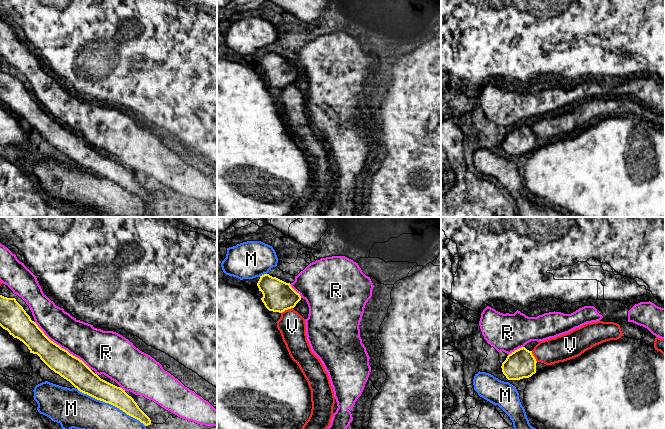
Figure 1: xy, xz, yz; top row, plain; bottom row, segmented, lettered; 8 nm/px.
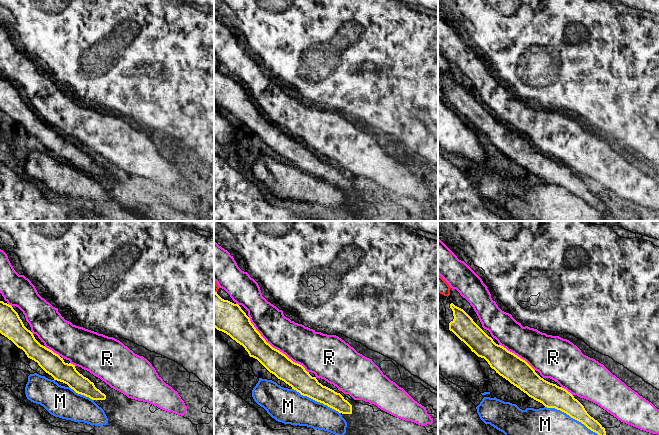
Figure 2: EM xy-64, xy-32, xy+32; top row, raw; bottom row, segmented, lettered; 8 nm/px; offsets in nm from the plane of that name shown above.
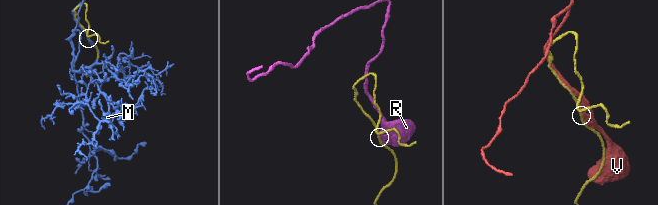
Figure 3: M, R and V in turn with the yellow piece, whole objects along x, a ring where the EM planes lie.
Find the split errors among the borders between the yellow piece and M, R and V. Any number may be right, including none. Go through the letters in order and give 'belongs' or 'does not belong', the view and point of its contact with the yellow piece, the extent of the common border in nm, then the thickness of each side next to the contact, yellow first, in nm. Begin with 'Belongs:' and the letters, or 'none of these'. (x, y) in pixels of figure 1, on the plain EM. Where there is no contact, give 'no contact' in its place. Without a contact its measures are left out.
Belongs: none of these
M: does not belong | xy (111, 180) | 650 nm | 180/280 nm
R: does not belong | xy (62, 124) | 600 nm | 200/300 nm
V: does not belong | xz (286, 85) | 110 nm | 260/220 nm

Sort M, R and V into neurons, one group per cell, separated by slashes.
M / R / V

